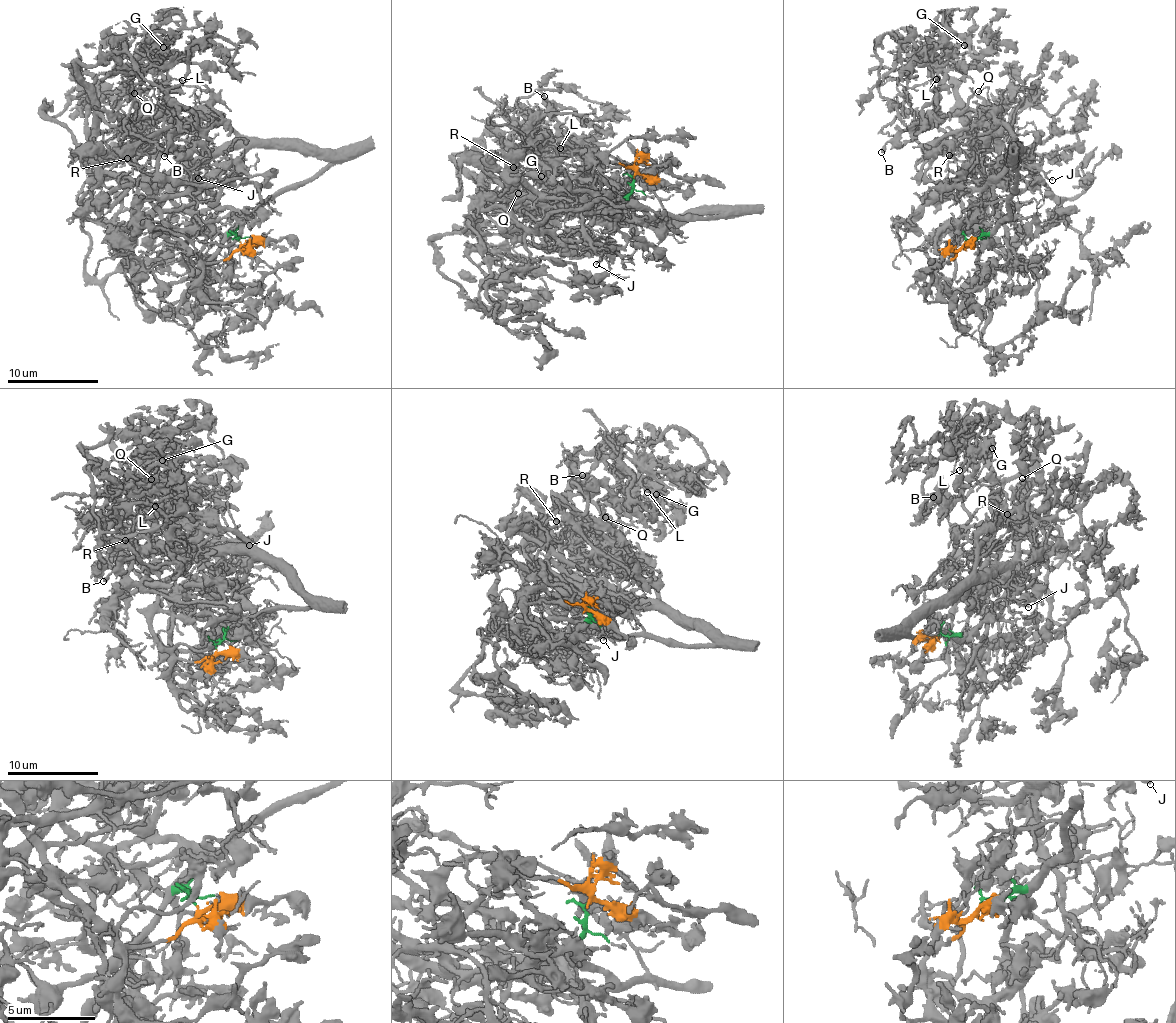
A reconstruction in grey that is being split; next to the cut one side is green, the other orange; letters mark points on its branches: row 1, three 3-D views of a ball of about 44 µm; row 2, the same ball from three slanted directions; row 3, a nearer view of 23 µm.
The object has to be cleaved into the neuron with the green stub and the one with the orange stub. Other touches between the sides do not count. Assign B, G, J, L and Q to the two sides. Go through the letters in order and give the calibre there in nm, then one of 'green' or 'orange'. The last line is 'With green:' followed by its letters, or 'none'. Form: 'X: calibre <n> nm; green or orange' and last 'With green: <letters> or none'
B: calibre 240 nm; orange
G: calibre 170 nm; orange
J: calibre 110 nm; green
L: calibre 130 nm; orange
Q: calibre 120 nm; green
With green: J, Q

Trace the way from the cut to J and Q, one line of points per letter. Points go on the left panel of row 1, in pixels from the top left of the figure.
J: (239, 241), (232, 234), (255, 213), (278, 194), (307, 183), (328, 162), (289, 149), (223, 147), (199, 177)
Q: (239, 241), (232, 234), (255, 213), (328, 162), (239, 140), (211, 115), (160, 118), (141, 88), (135, 93)

